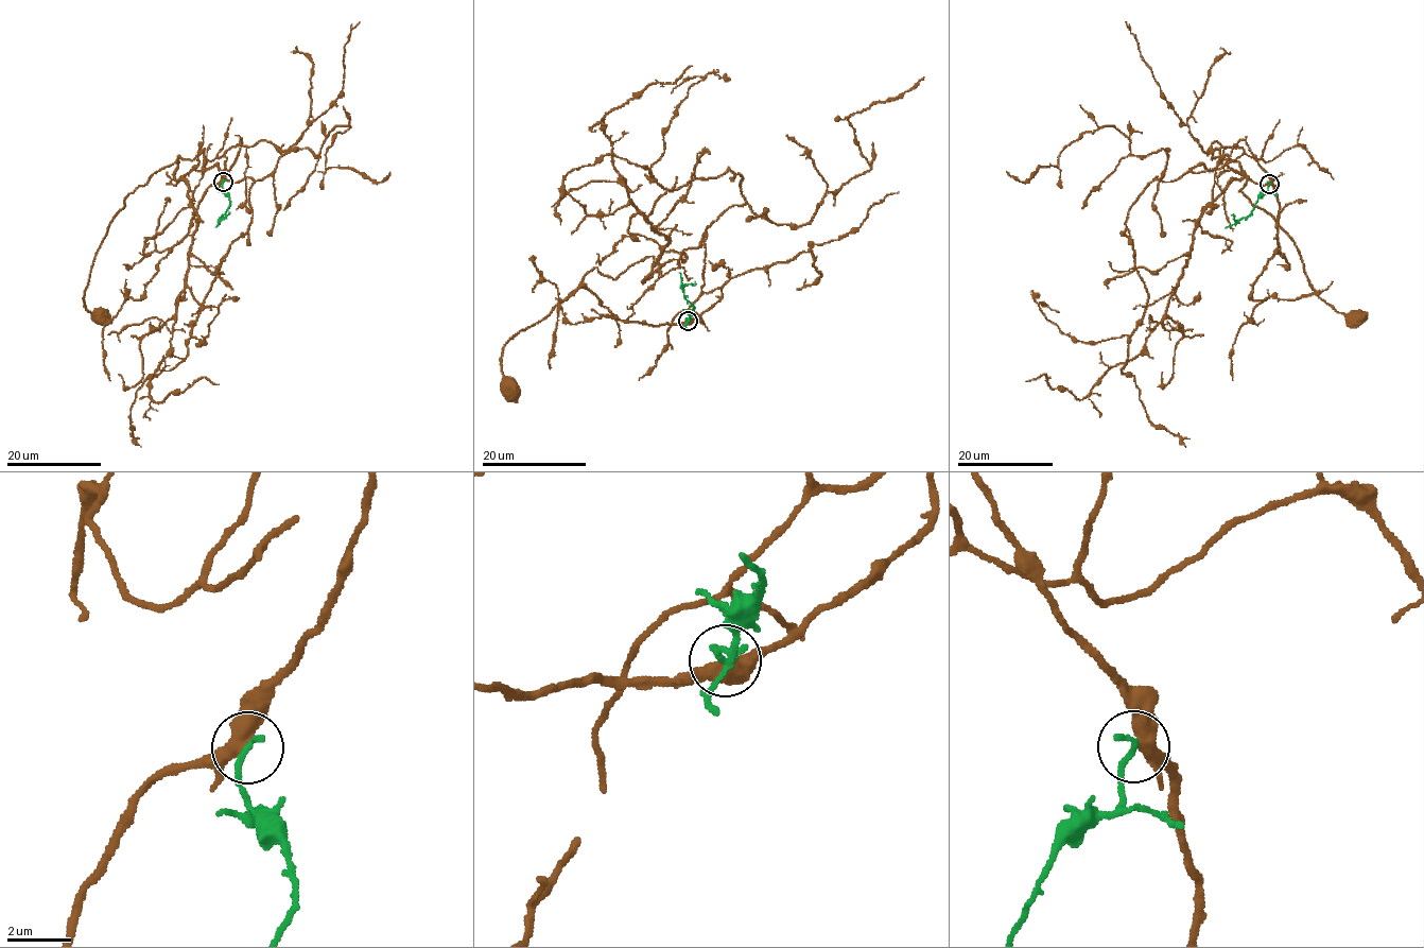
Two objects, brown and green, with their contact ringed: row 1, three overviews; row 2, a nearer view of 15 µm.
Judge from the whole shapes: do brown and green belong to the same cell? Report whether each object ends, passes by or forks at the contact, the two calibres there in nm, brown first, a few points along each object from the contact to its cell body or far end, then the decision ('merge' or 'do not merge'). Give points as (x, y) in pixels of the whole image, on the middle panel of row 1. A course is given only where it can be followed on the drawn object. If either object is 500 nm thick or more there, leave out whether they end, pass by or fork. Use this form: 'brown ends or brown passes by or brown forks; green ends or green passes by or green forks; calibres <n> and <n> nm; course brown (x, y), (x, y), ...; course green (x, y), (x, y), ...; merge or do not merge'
brown passes by; green ends; calibres 460 and 200 nm; course brown (688, 321), (722, 296), (701, 289), (706, 236), (683, 261), (594, 266), (507, 340), (511, 388); course green (688, 321), (694, 309), (684, 295), (679, 273); do not merge

